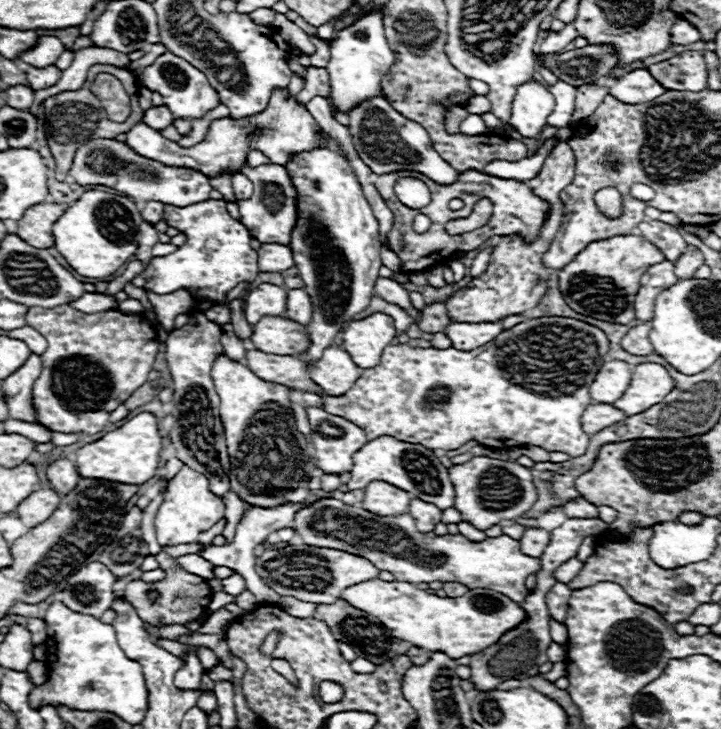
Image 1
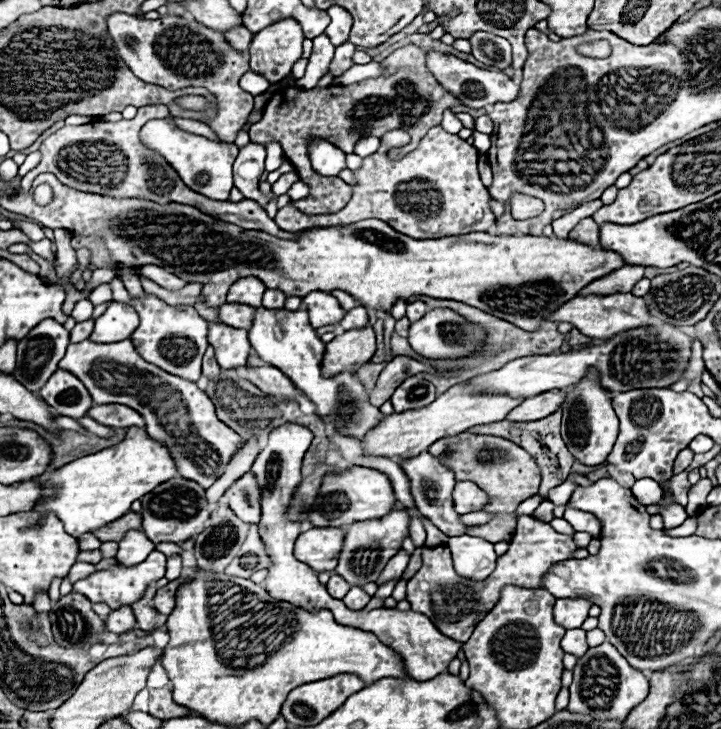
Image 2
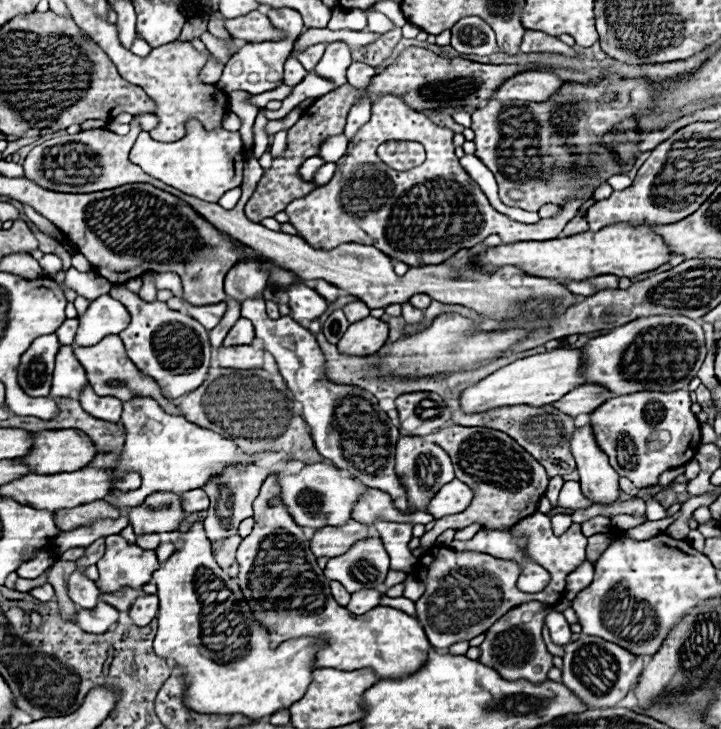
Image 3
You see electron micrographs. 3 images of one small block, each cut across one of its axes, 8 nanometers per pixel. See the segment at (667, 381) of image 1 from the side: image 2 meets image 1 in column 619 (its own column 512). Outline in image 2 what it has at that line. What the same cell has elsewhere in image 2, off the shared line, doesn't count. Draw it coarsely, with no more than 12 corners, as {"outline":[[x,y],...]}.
{"outline":[[466,384],[382,418],[366,456],[412,458],[442,436],[500,422],[522,400]]}

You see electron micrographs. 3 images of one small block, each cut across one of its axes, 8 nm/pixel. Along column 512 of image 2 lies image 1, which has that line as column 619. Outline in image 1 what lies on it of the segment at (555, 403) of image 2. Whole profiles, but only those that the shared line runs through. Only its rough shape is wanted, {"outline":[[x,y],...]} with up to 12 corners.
{"outline":[[592,404],[580,422],[586,434],[596,434],[628,416],[614,404]]}

